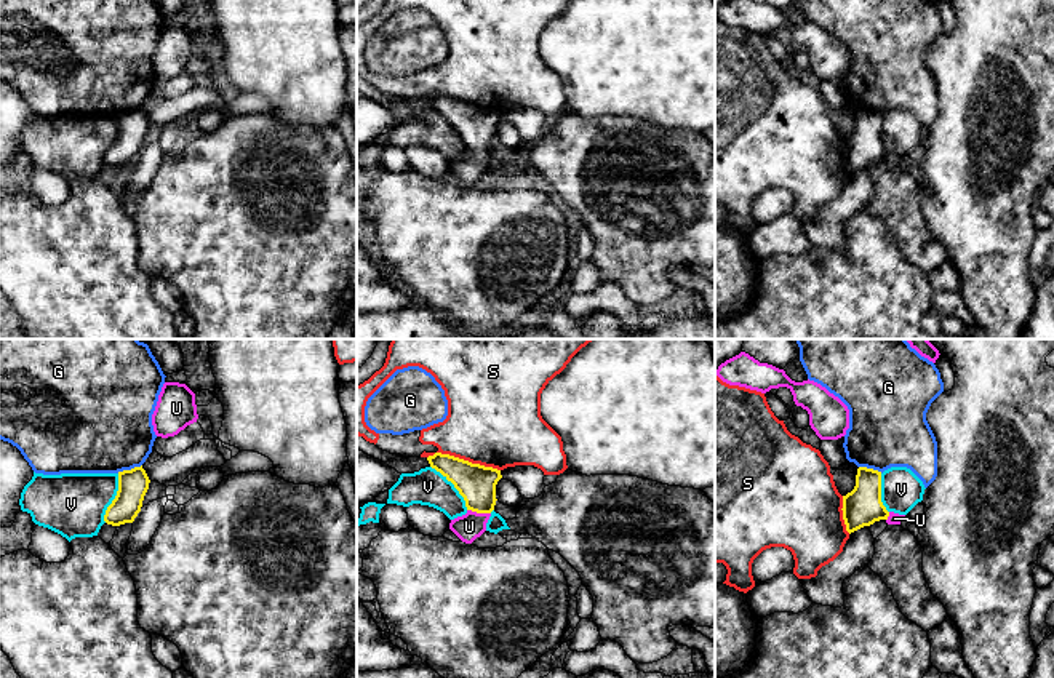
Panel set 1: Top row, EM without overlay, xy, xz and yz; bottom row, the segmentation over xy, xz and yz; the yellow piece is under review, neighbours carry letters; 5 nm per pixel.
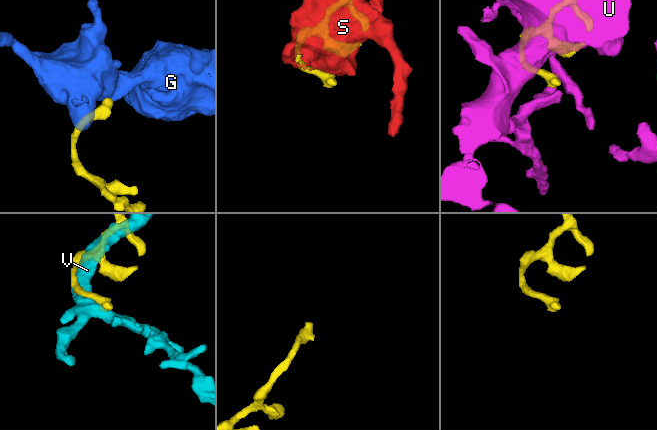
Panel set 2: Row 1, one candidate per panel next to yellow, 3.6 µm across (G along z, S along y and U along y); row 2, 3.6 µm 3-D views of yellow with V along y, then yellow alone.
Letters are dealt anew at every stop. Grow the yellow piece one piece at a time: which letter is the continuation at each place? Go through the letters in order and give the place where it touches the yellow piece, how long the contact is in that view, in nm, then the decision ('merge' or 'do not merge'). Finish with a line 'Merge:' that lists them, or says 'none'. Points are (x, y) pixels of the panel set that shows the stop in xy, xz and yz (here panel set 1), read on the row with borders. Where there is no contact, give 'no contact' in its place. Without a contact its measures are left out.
G: contact xy (128, 470); length 130 nm; do not merge
S: contact xz (463, 459); length 380 nm; do not merge
U: contact xz (479, 512); length 120 nm; merge
V: contact xz (455, 486); length 300 nm; do not merge
Merge: U

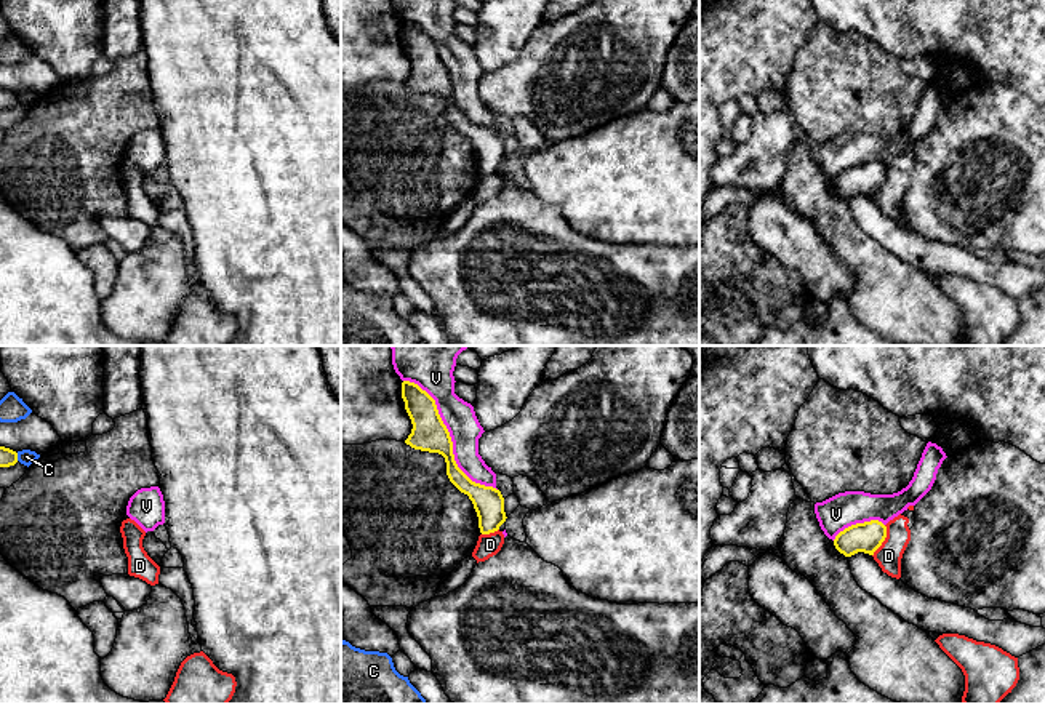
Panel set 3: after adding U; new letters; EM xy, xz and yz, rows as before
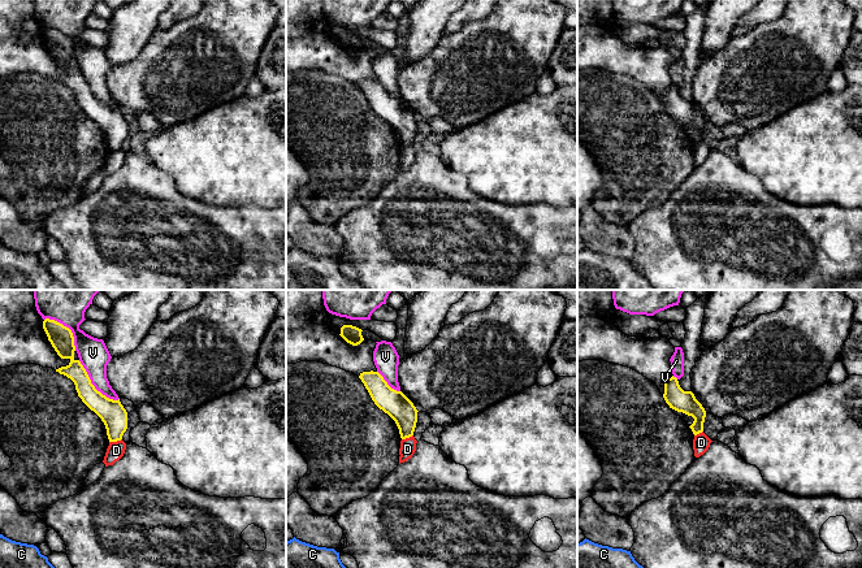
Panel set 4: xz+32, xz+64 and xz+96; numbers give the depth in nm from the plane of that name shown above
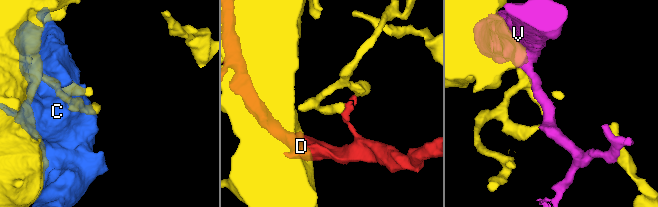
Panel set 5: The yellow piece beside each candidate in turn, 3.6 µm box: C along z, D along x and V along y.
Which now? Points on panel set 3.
C: contact xy (16, 456); length 40 nm; do not merge
D: contact yz (884, 540); length 170 nm; do not merge
V: contact xz (450, 437); length 750 nm; do not merge
Merge: none

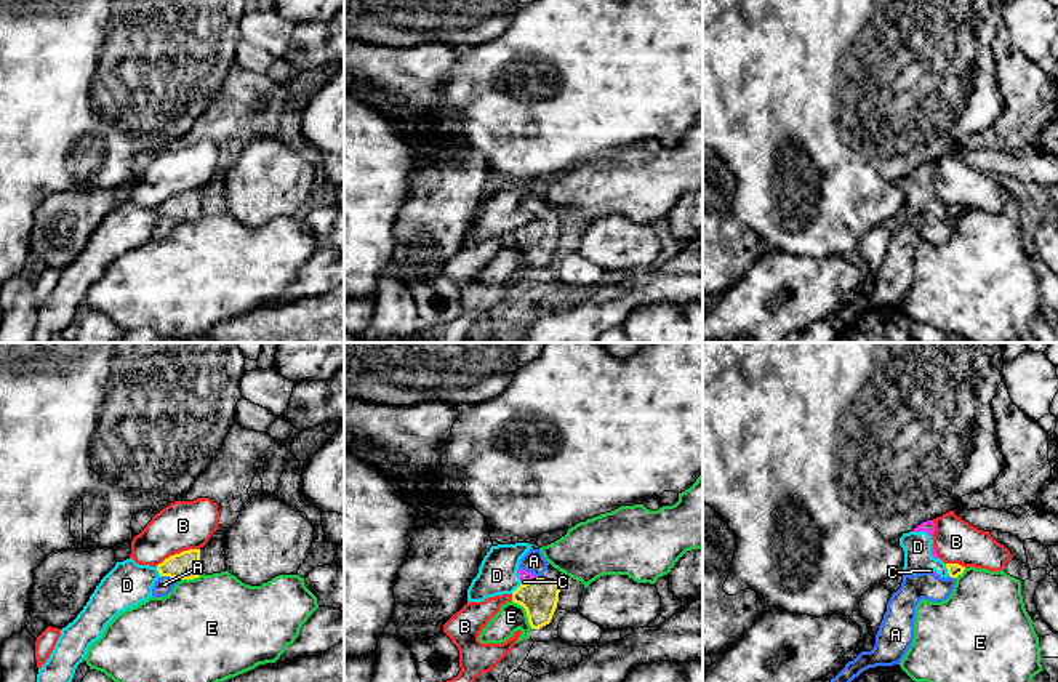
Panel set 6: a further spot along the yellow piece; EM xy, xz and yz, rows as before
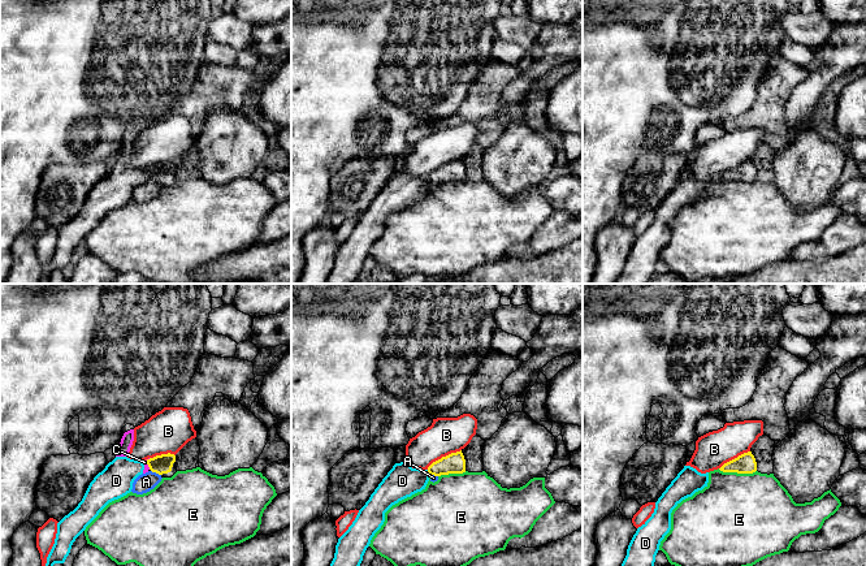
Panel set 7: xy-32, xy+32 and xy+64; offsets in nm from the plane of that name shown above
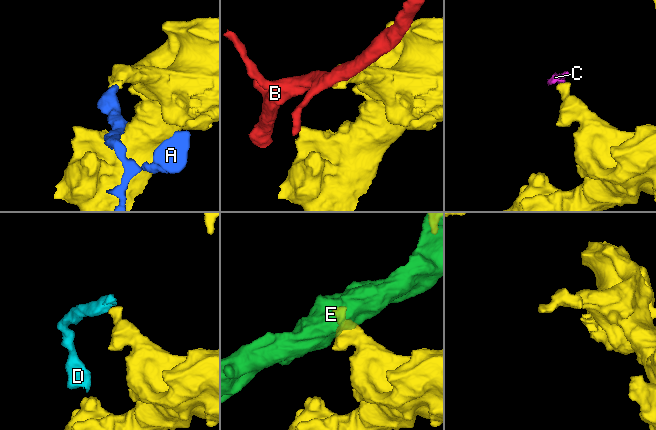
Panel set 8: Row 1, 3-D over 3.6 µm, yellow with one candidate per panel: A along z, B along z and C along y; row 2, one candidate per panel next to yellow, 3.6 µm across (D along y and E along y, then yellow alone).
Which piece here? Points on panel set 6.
A: contact xy (168, 575); length 80 nm; merge
B: contact xy (176, 554); length 240 nm; do not merge
C: contact xz (528, 581); length 70 nm; do not merge
D: contact yz (948, 570); length 70 nm; do not merge
E: contact xz (525, 610); length 180 nm; do not merge
Merge: A

